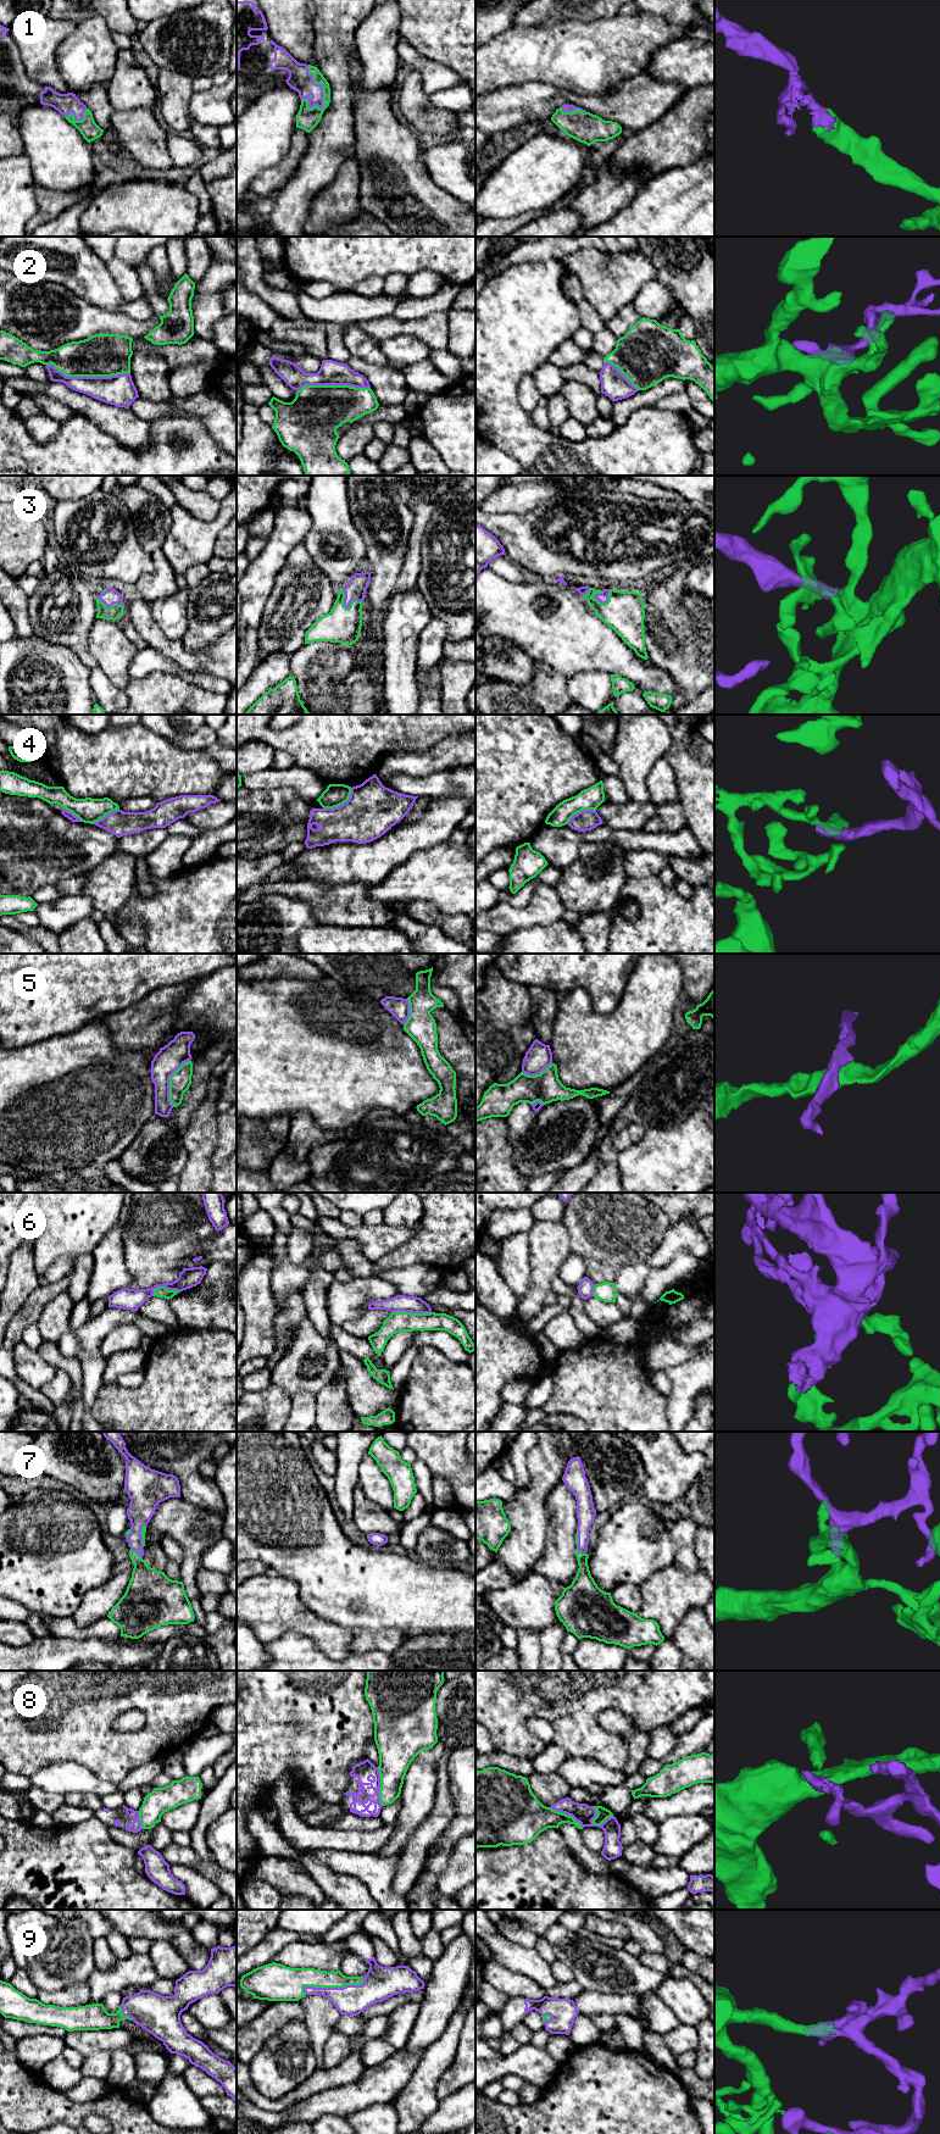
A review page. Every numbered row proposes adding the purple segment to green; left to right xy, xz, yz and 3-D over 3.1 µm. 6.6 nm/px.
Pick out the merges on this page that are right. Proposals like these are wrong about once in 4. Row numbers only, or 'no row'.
1, 2, 3, 7, 9

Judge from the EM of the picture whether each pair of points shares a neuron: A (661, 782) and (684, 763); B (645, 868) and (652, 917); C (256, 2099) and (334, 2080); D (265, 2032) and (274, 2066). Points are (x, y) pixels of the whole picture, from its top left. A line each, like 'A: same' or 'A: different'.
A: different
B: different
C: same
D: different

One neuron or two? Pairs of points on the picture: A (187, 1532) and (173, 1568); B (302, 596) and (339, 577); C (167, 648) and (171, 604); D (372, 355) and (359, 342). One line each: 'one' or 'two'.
A: two
B: two
C: two
D: one

